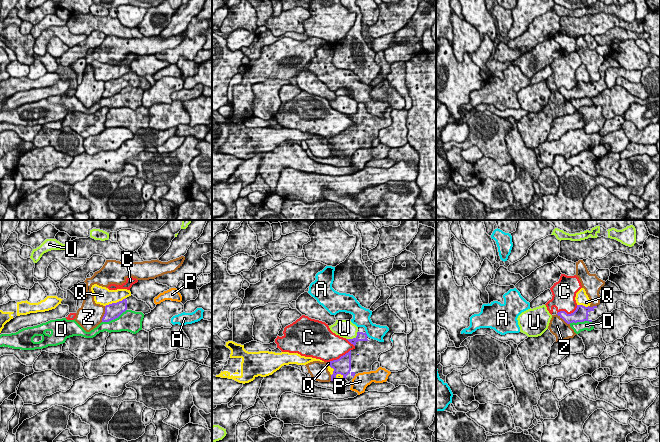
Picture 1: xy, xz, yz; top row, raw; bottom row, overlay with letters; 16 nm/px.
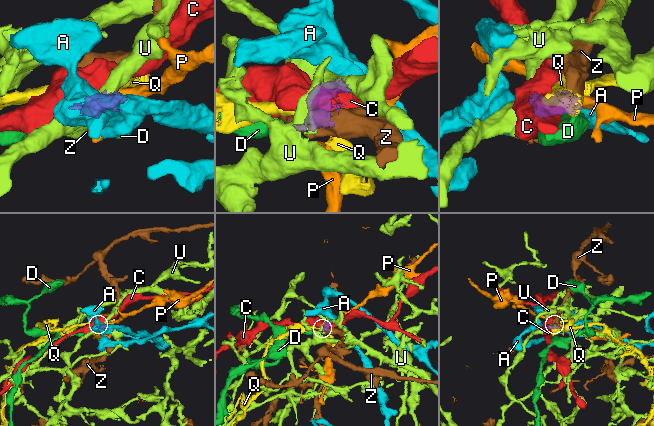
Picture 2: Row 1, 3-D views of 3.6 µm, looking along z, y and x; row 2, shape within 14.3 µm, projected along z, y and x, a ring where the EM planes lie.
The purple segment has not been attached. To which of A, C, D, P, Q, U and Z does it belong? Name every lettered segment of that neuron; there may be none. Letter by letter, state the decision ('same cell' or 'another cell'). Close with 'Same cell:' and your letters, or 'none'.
A: another cell
C: another cell
D: another cell
P: another cell
Q: another cell
U: another cell
Z: another cell
Same cell: none

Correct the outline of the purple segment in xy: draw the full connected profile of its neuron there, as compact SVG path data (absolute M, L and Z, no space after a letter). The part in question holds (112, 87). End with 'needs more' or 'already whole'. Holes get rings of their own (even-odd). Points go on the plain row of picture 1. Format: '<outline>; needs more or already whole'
M133 71L119 77L105 82L105 90L102 94L102 98L109 98L118 94L126 86L132 86L135 88L142 88L144 91L151 88L150 83L146 78L138 76Z; needs more

